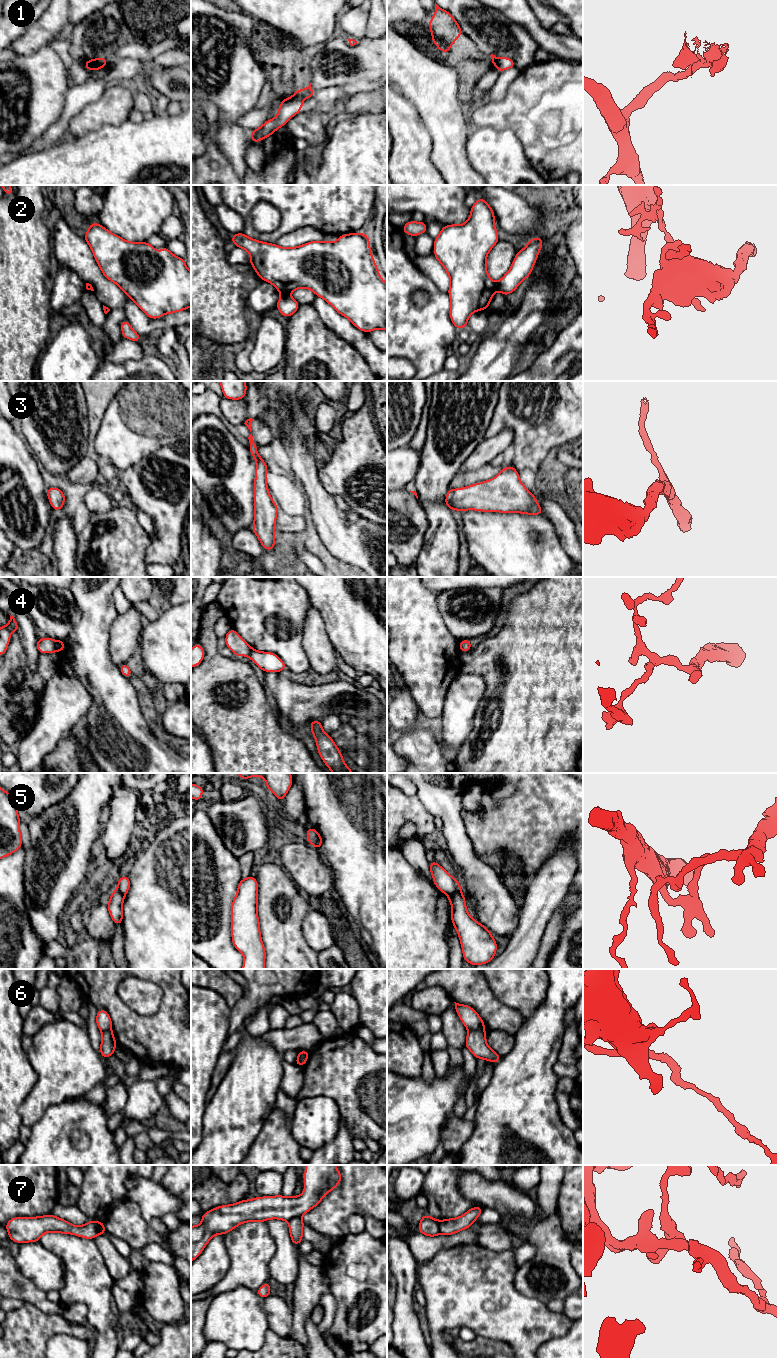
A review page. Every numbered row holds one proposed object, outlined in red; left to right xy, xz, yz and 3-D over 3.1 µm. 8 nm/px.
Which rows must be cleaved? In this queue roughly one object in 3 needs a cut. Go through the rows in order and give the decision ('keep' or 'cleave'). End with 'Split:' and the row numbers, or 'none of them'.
1: cleave
2: cleave
3: keep
4: cleave
5: cleave
6: cleave
7: cleave
Split: 1, 2, 4, 5, 6, 7

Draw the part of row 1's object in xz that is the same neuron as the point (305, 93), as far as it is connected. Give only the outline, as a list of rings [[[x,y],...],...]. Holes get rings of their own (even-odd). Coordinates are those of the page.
[[[312,82],[310,83],[310,85],[307,88],[301,89],[301,90],[297,90],[291,98],[293,99],[298,99],[298,100],[304,100],[307,99],[309,97],[313,97],[315,94],[315,91],[312,90],[311,87]]]

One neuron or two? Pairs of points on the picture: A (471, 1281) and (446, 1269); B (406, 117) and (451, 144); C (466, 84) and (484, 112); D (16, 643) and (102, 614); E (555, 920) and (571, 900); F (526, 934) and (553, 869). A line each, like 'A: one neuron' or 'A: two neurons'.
A: one neuron
B: two neurons
C: two neurons
D: two neurons
E: one neuron
F: one neuron

